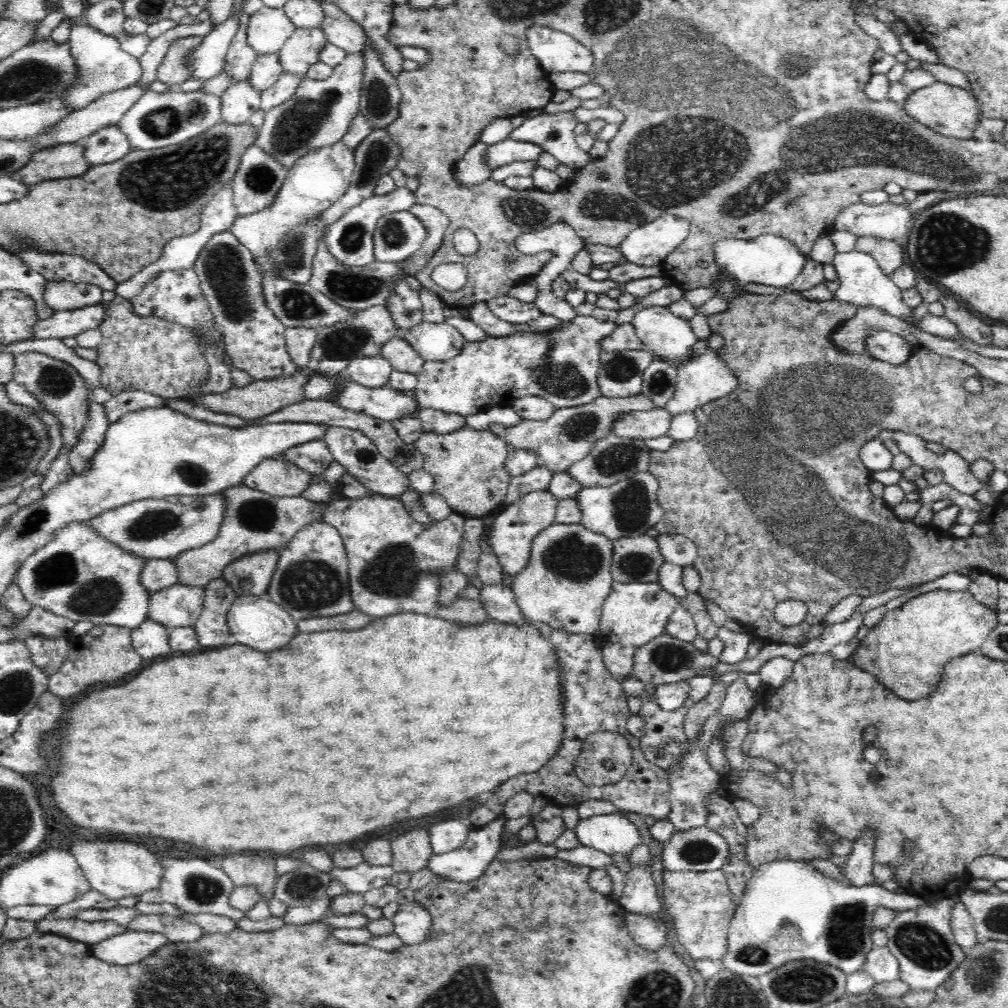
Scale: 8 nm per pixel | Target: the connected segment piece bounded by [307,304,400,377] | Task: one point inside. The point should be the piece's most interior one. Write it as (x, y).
(365, 334)

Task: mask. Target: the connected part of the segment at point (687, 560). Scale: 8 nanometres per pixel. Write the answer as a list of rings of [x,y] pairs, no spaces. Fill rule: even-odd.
[[[656,533],[659,549],[668,563],[693,566],[698,556],[698,547],[682,534]]]

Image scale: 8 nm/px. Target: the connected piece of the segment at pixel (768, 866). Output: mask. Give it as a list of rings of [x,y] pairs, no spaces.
[[[773,860],[755,868],[748,886],[737,902],[737,909],[730,922],[726,954],[720,958],[724,968],[739,975],[760,977],[790,960],[817,960],[837,966],[846,974],[862,968],[872,947],[873,914],[878,907],[893,911],[914,910],[926,904],[922,896],[906,892],[892,893],[881,885],[843,885],[836,879],[825,877],[805,860]]]

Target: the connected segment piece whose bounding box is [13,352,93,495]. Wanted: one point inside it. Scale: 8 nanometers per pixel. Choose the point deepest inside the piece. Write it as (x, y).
(59, 386)

